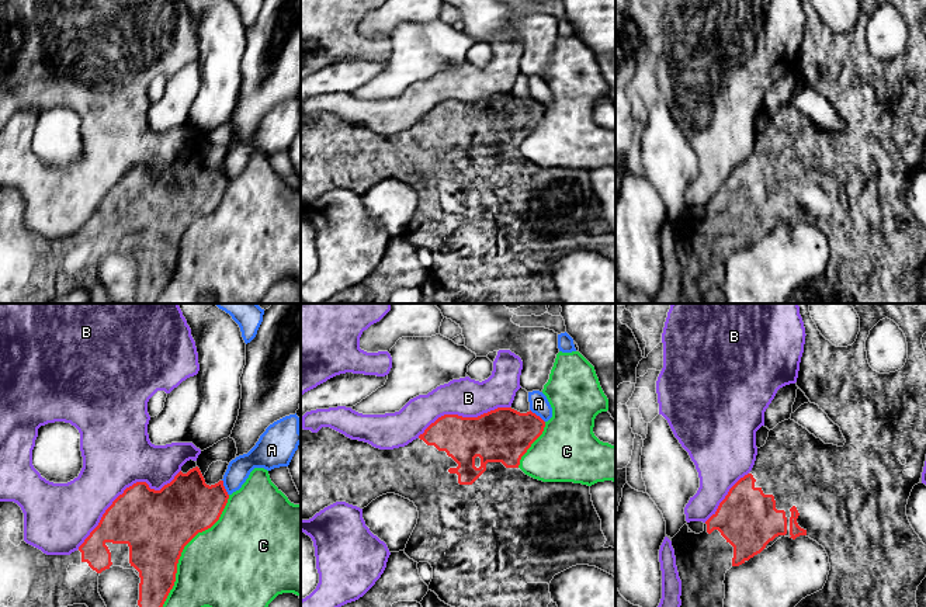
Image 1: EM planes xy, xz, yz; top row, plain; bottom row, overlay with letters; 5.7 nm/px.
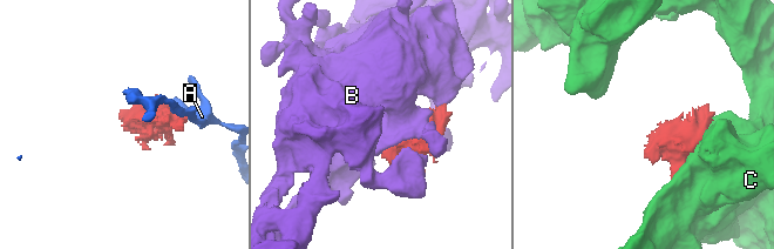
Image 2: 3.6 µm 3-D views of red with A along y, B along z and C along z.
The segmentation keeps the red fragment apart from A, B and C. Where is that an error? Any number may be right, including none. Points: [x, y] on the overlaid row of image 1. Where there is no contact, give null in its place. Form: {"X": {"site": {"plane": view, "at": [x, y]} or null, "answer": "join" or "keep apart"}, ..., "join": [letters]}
{"A": {"site": {"plane": "xy", "at": [224, 488]}, "answer": "keep apart"}, "B": {"site": {"plane": "xy", "at": [124, 491]}, "answer": "keep apart"}, "C": {"site": {"plane": "xy", "at": [183, 548]}, "answer": "keep apart"}, "join": []}

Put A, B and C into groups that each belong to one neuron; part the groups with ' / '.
A / B / C

